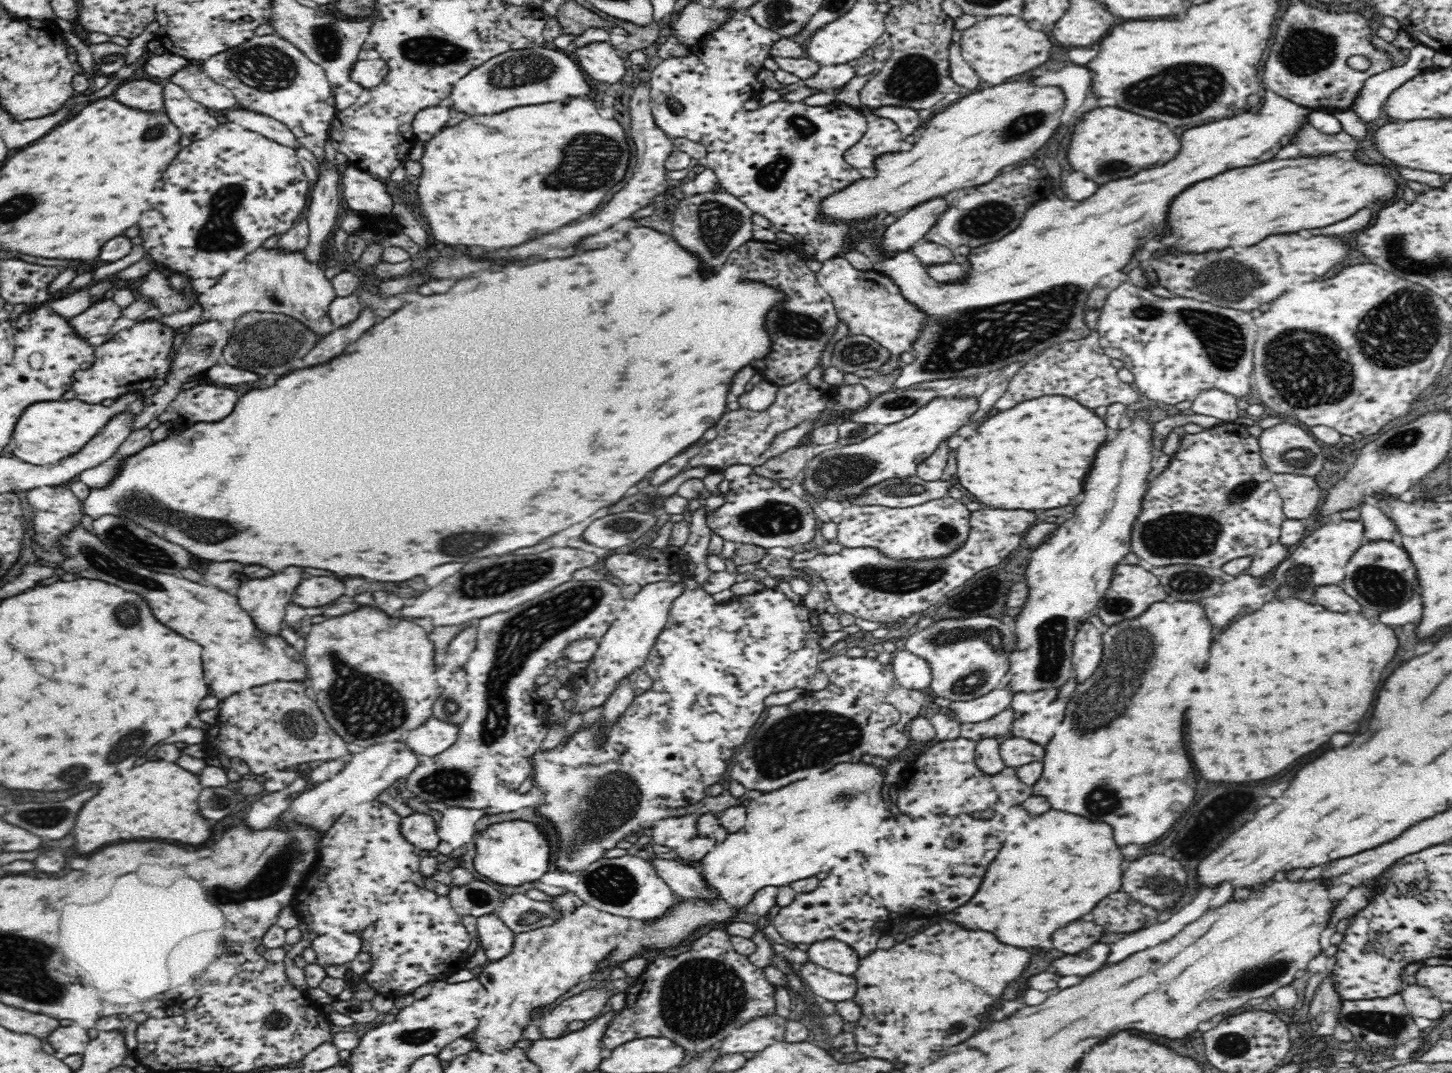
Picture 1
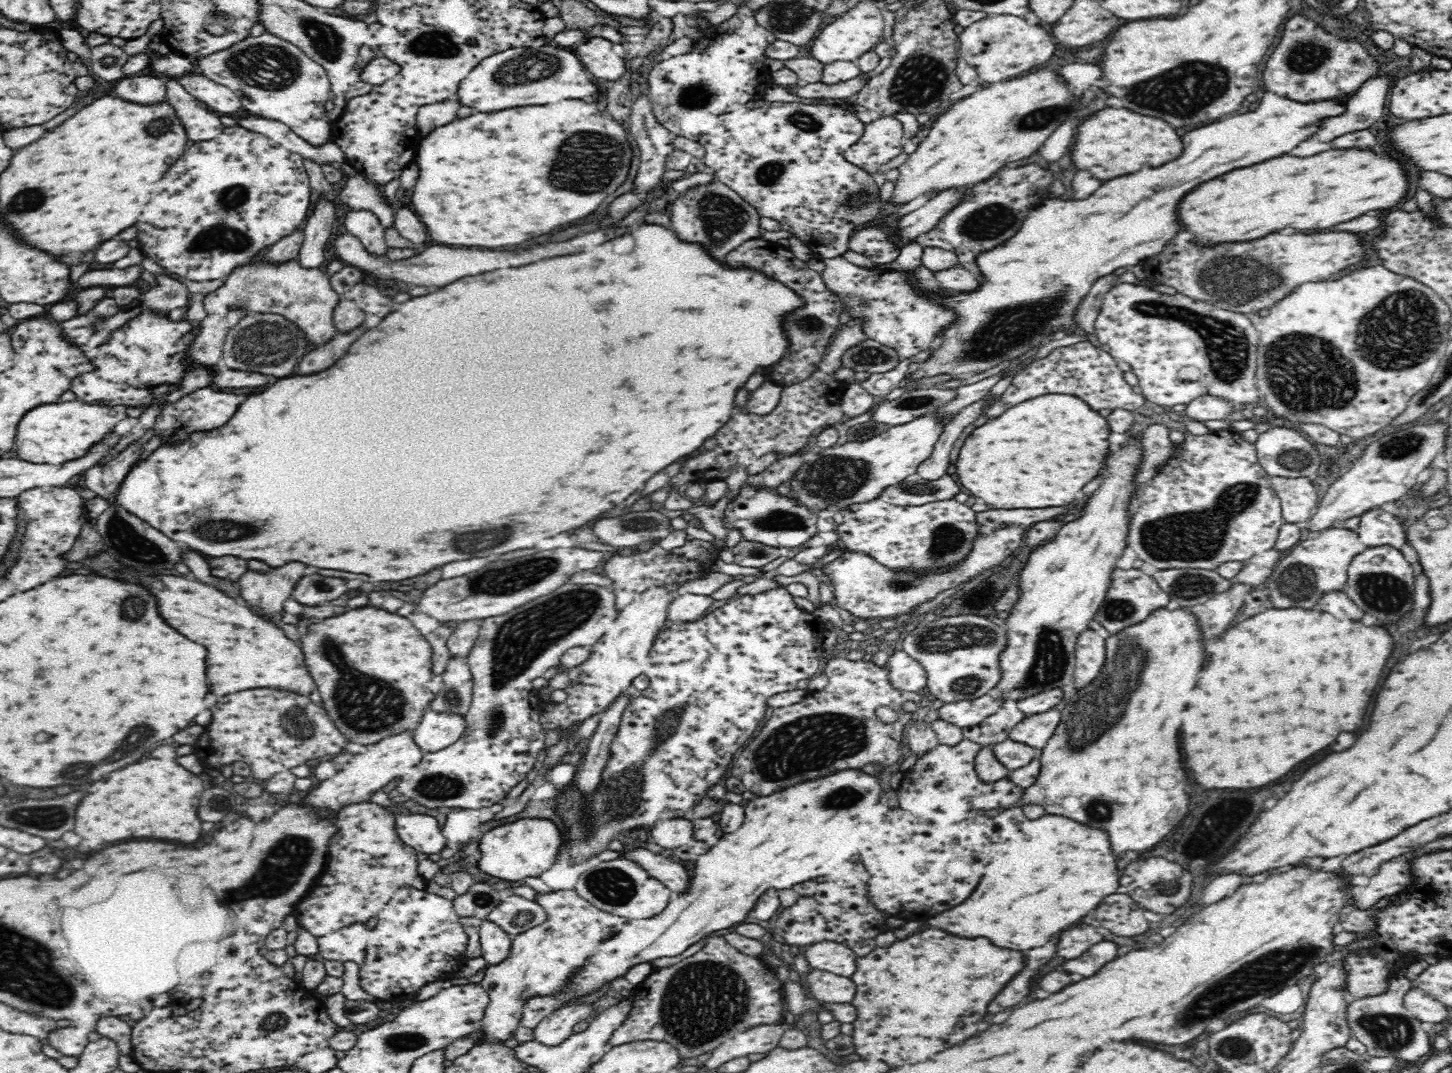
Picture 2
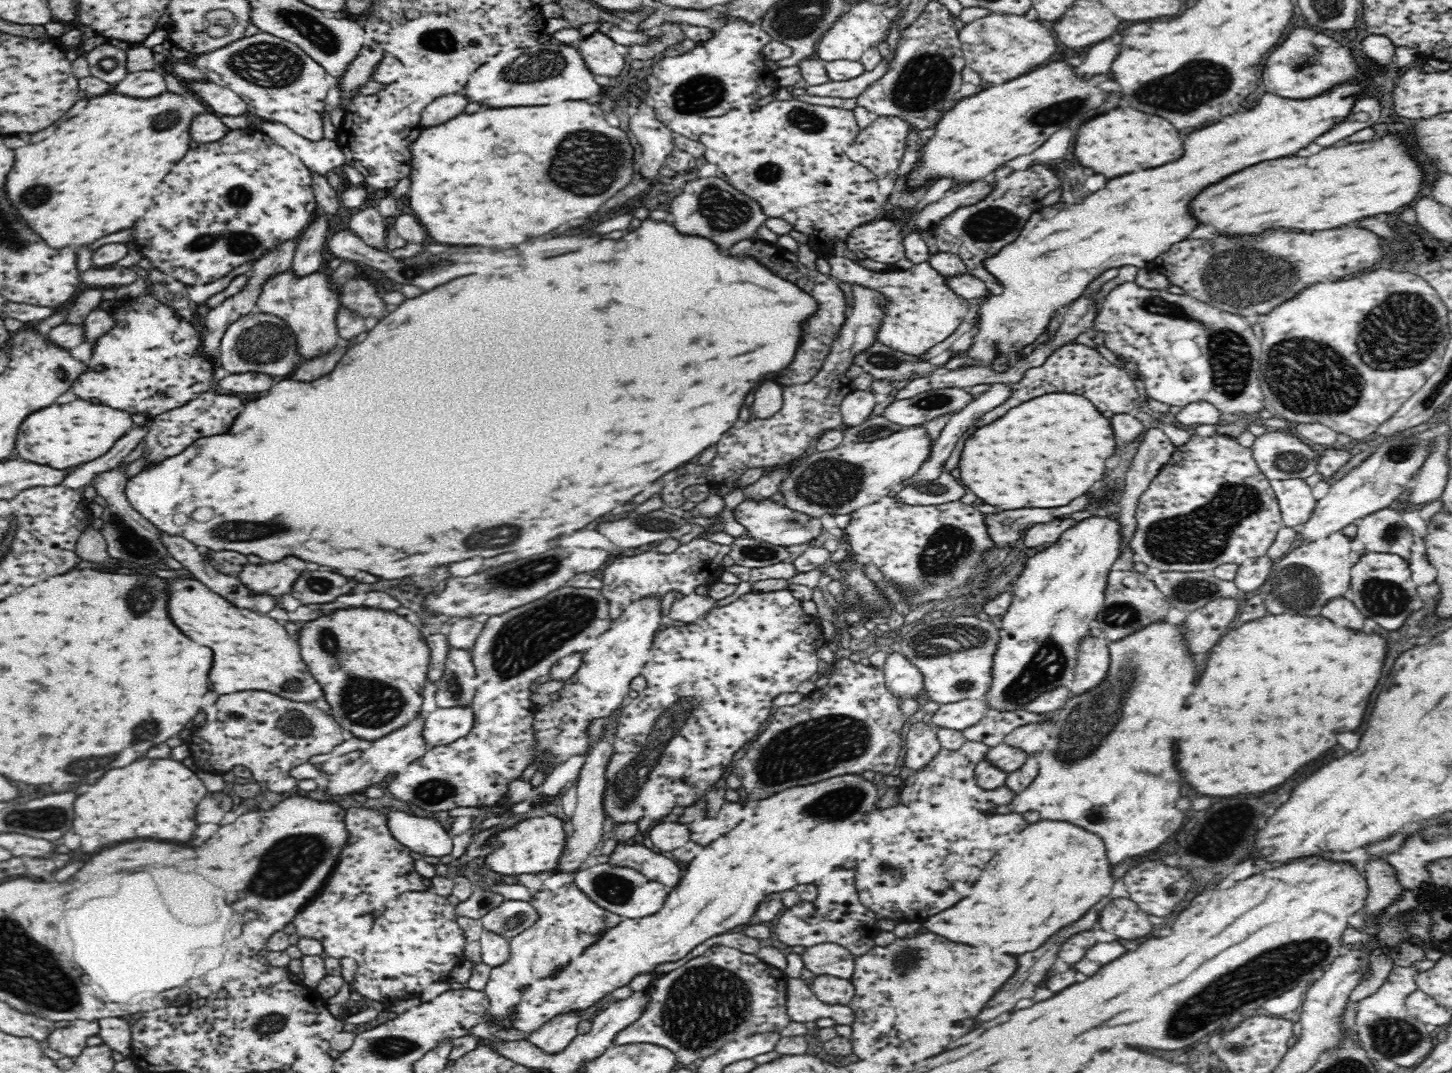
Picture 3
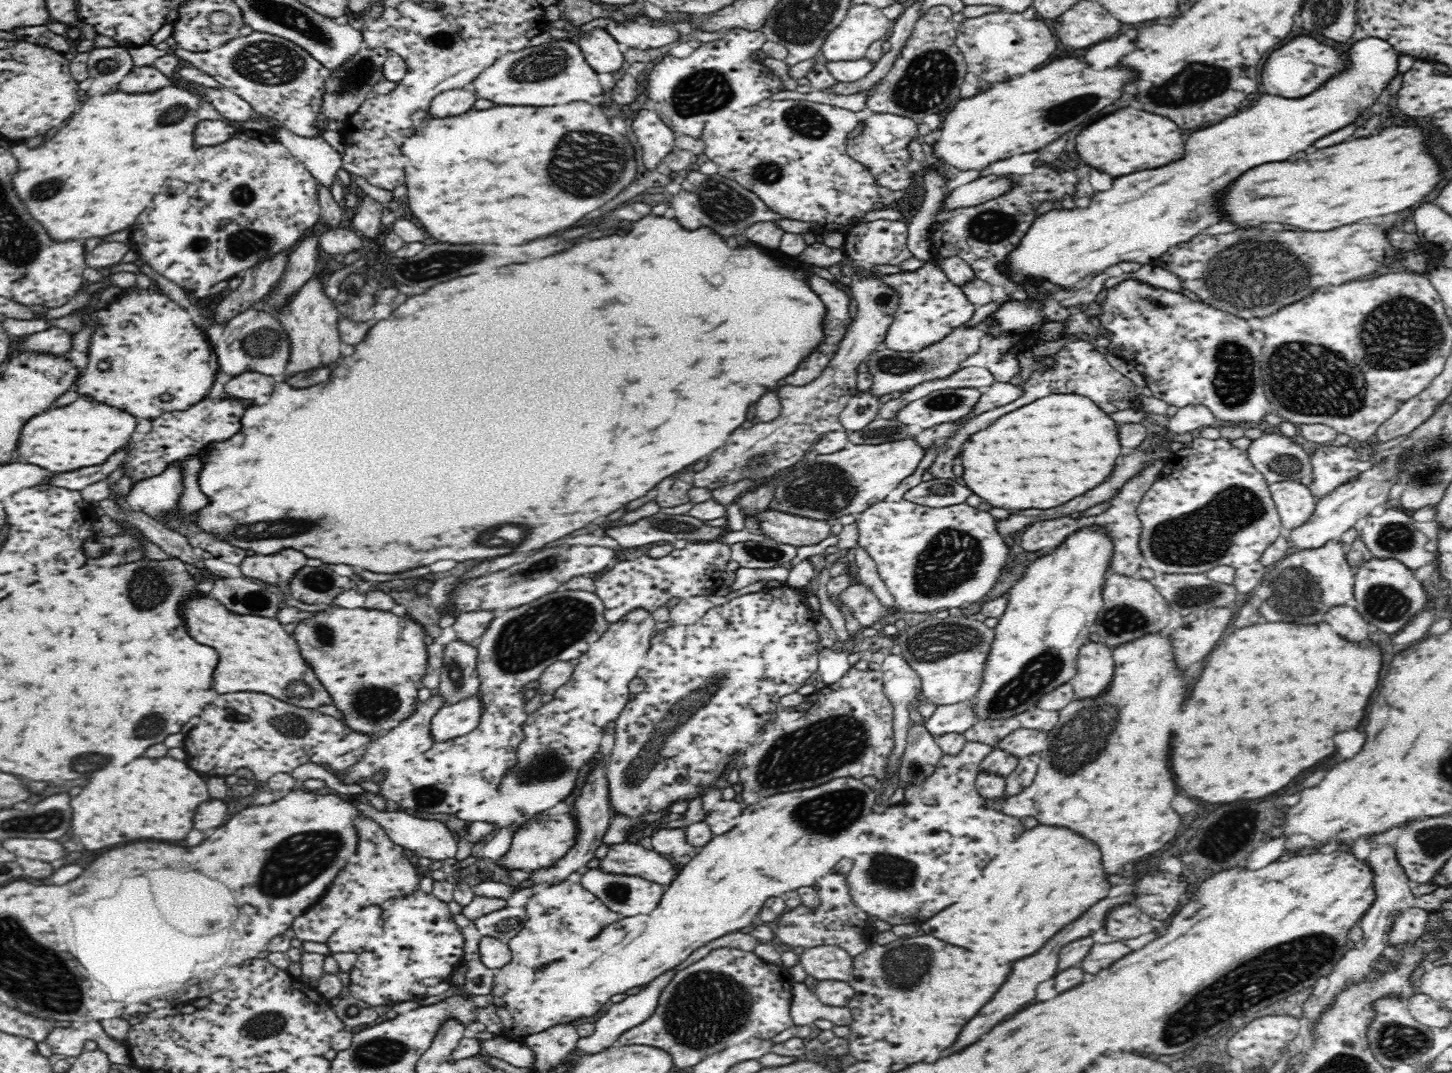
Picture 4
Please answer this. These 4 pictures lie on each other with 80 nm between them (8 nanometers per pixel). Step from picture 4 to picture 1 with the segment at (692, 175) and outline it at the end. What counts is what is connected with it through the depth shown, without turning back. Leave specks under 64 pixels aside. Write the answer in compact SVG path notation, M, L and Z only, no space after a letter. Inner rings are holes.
M721 189L714 194L687 196L675 208L670 237L699 259L702 264L700 270L704 270L704 276L709 275L708 270L718 274L722 265L728 261L730 253L752 240L752 230L755 228L752 213L744 203Z

